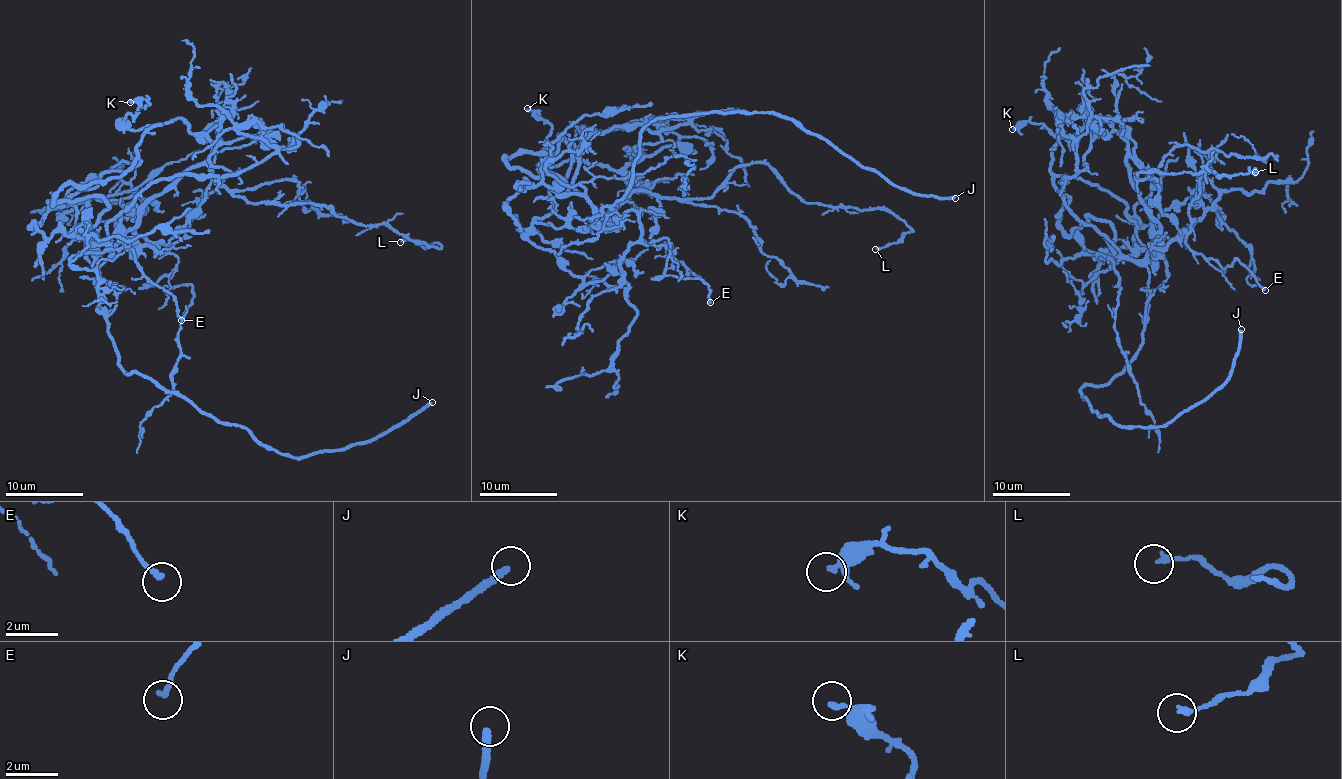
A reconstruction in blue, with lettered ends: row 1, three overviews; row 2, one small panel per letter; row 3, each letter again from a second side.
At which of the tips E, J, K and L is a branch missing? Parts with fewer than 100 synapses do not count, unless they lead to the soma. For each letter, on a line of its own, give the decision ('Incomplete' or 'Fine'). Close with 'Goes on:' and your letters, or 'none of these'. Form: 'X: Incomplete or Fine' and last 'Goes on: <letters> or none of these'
E: Fine
J: Incomplete
K: Fine
L: Fine
Goes on: J

